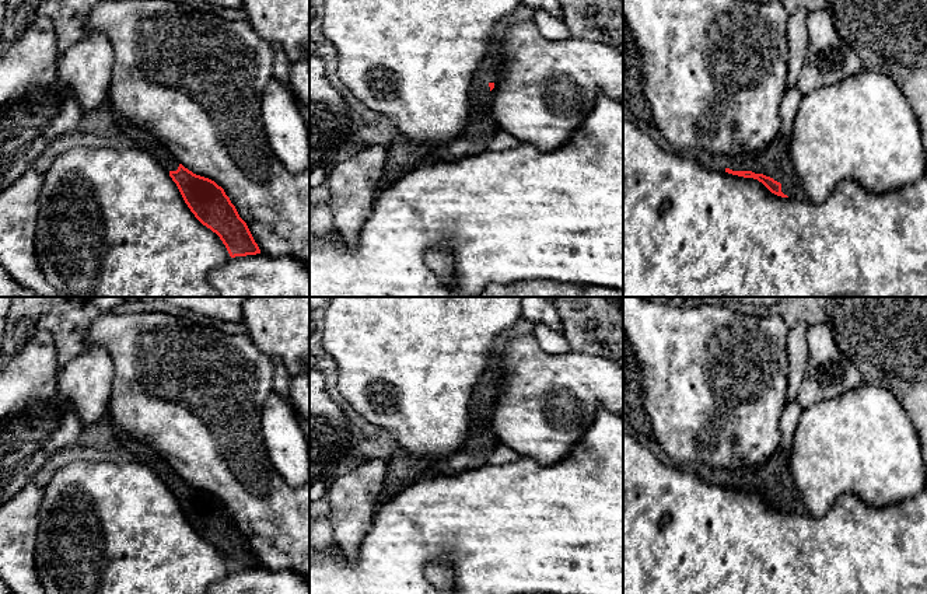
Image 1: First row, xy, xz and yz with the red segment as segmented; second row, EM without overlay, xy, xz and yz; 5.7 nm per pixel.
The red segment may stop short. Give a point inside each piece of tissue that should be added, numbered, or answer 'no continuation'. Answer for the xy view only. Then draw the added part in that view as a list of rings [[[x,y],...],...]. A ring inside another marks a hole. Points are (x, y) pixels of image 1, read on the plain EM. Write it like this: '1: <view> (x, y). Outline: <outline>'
1: xy (142, 451). Outline: [[[129,436],[125,448],[133,454],[136,461],[146,464],[168,486],[178,483],[179,475],[148,444]]]

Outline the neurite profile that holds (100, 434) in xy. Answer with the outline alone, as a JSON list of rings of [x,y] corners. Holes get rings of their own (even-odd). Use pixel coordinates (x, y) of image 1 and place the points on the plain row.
[[[106,410],[99,420],[83,430],[77,444],[109,451],[115,446],[125,447],[127,437],[127,433],[112,423]]]

